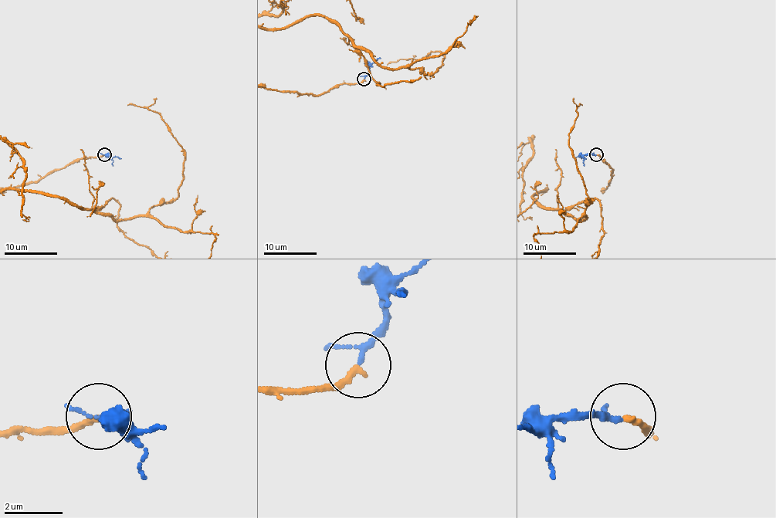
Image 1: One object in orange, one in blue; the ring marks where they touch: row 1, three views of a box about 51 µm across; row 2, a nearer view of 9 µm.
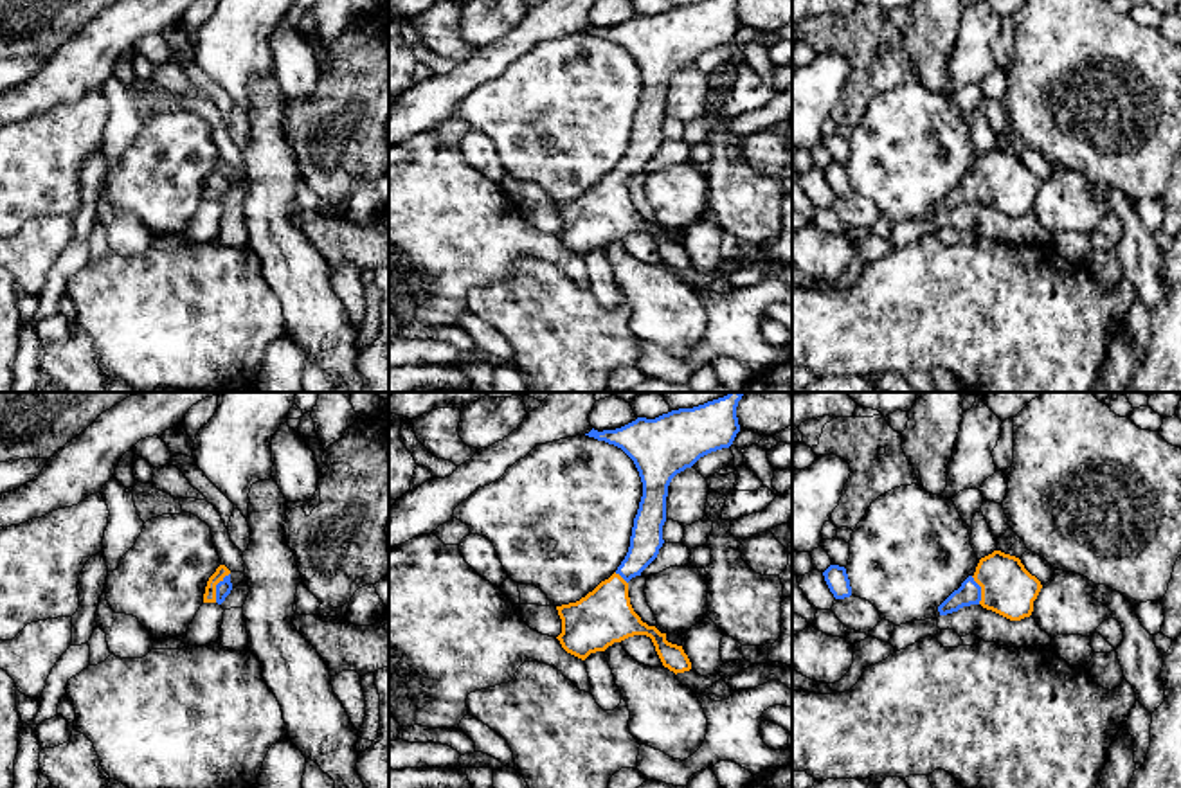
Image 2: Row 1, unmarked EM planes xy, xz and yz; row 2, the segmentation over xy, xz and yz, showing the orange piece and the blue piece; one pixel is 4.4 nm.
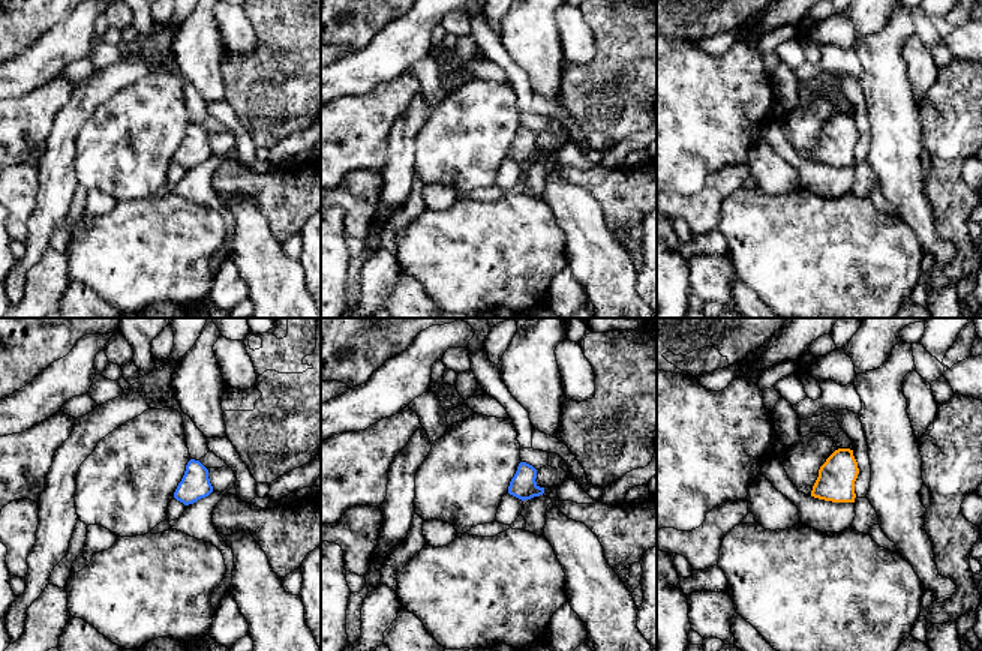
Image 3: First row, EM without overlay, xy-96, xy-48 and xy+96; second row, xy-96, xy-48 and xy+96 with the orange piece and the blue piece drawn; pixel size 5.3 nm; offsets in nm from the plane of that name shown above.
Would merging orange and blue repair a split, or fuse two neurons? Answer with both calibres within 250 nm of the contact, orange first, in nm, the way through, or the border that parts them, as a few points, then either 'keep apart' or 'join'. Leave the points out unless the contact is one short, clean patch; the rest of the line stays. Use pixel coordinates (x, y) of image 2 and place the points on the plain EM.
60 nm thick on the orange side, 70 nm on the other; runs through xy (222, 168), (222, 175), (215, 184), (224, 184); join

